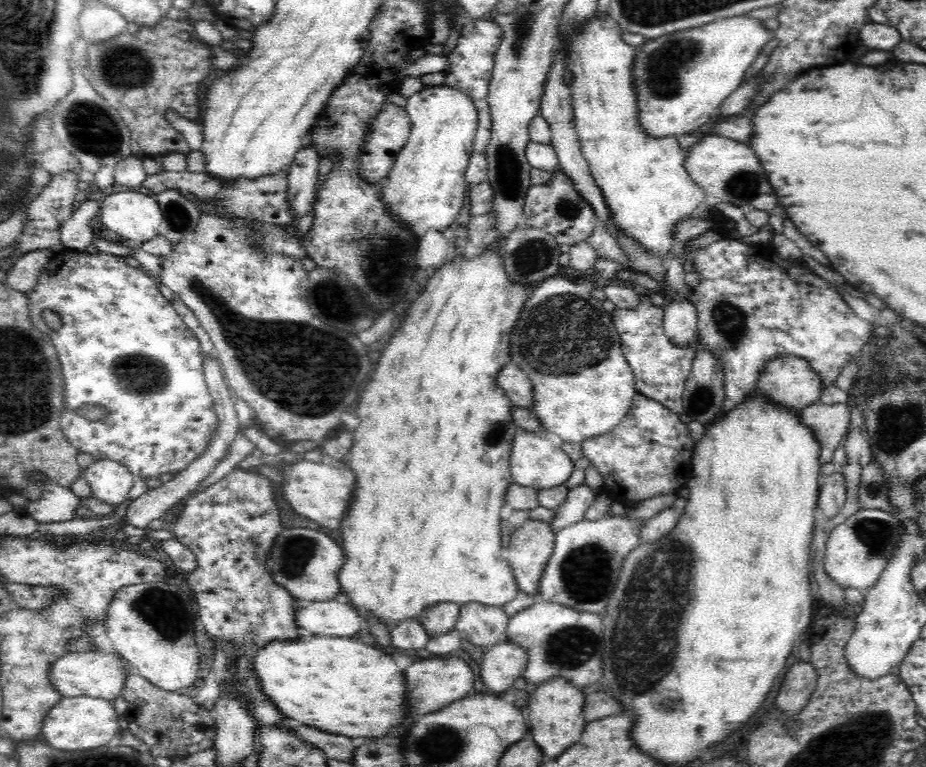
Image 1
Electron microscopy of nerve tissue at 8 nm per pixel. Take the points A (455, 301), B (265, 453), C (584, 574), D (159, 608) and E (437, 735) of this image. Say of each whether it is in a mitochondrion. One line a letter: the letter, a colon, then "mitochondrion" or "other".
A: other
B: other
C: mitochondrion
D: mitochondrion
E: mitochondrion

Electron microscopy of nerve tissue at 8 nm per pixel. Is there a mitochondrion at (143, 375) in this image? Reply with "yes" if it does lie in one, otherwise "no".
yes

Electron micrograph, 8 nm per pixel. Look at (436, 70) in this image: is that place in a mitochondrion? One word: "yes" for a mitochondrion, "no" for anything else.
no

